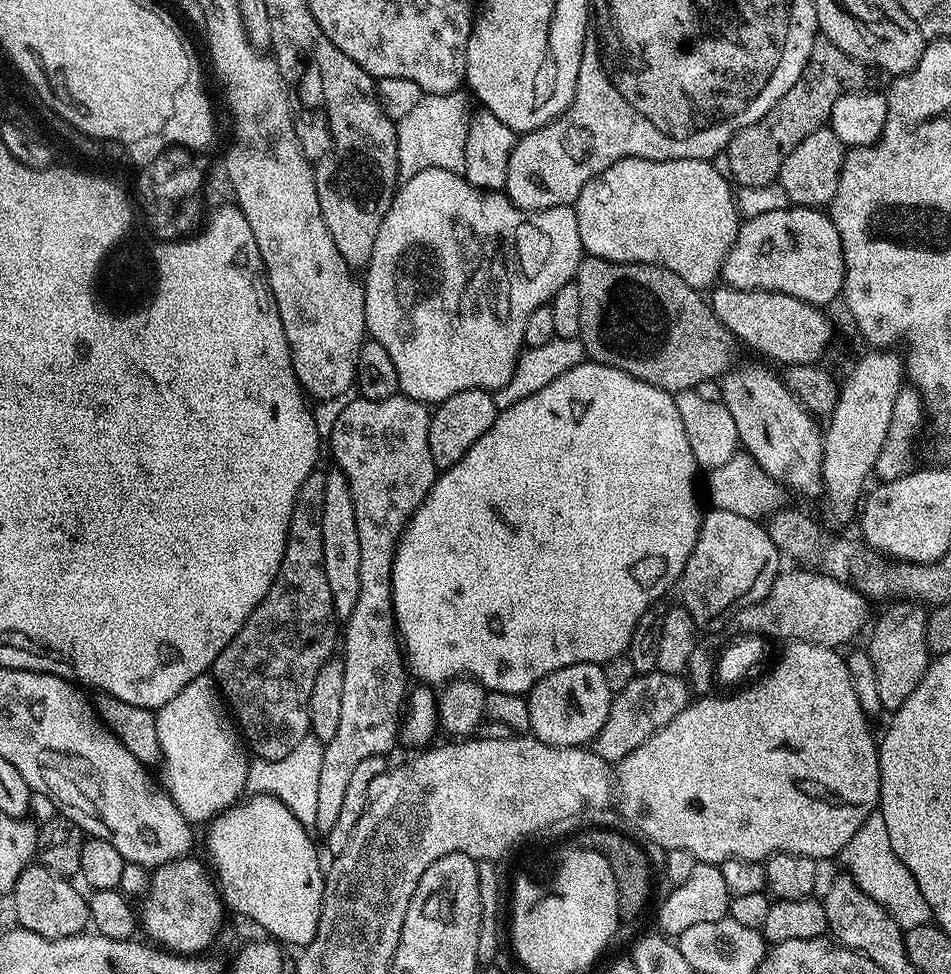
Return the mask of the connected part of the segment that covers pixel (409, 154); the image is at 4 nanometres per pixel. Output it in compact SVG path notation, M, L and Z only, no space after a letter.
M457 90L450 94L424 94L413 109L396 124L398 142L398 177L401 181L414 178L422 170L441 168L463 173L466 162L466 134L470 134L470 122L474 104L469 93Z

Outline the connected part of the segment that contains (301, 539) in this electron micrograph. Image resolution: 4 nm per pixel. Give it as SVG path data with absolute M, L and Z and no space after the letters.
M320 470L312 471L306 482L302 482L302 490L298 490L298 498L294 502L294 514L290 514L290 530L278 574L262 602L258 602L254 614L246 618L242 630L234 634L210 669L251 755L262 760L286 757L302 742L304 736L309 735L310 690L314 690L314 678L318 678L318 670L322 670L327 660L333 659L335 652L332 651L338 648L338 619L332 608L330 587L323 570L322 504L325 501L325 489L326 476Z

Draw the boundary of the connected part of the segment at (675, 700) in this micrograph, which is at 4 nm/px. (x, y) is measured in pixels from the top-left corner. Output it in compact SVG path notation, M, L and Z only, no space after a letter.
M645 672L637 674L630 686L612 697L610 714L602 722L602 730L593 738L591 751L598 754L609 766L619 764L626 754L638 750L654 733L662 730L682 709L690 703L690 689L683 675L675 676L665 672Z

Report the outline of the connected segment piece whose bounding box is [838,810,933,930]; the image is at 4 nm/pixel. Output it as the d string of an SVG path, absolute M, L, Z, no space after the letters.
M879 810L870 813L866 822L858 826L854 838L846 842L838 860L839 863L844 863L843 871L851 876L853 882L885 908L900 928L907 930L914 926L933 923L930 902L922 898L922 890L918 890L914 874L910 874L902 858L894 854L894 846L890 846L890 833L886 831L886 818L882 818Z

